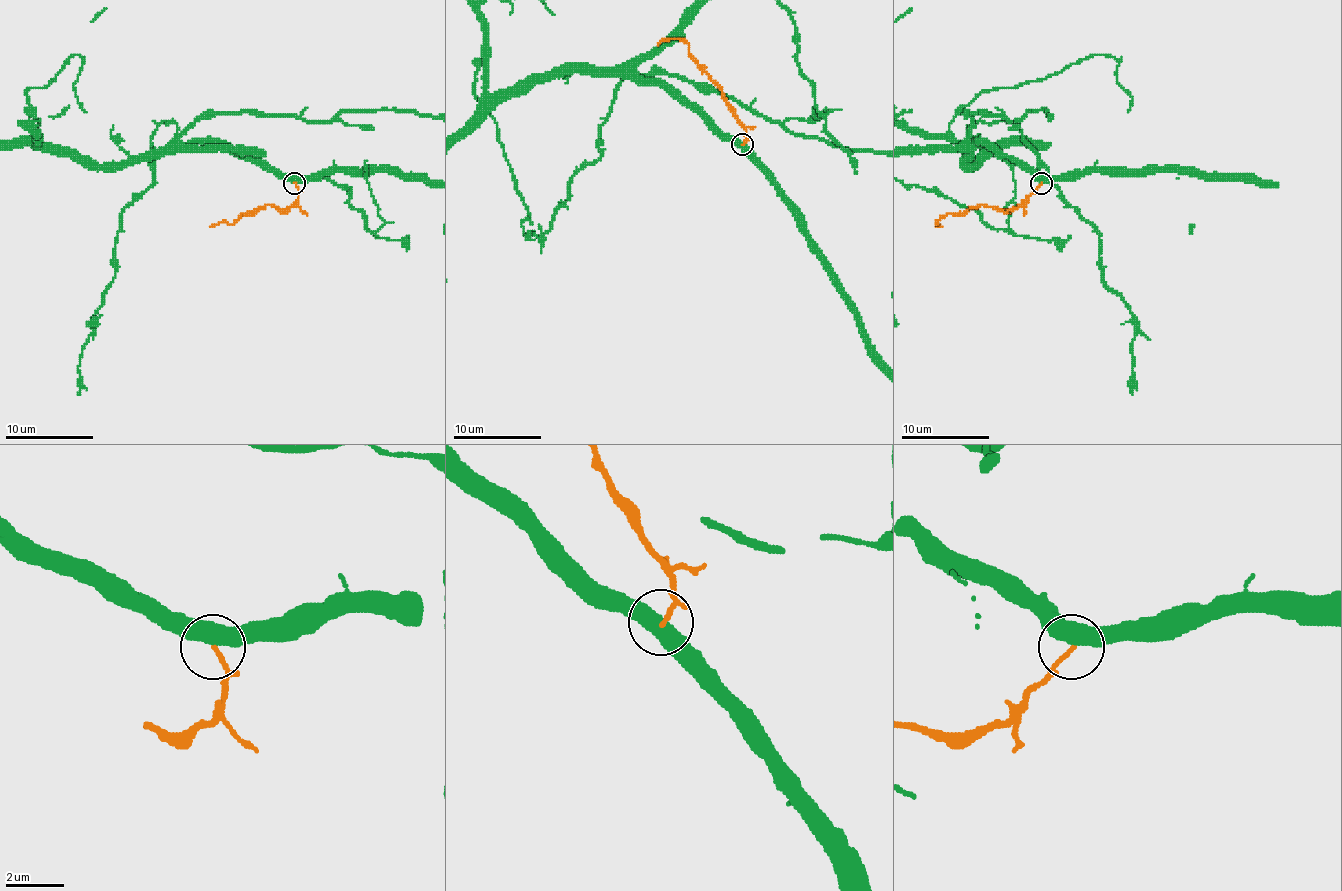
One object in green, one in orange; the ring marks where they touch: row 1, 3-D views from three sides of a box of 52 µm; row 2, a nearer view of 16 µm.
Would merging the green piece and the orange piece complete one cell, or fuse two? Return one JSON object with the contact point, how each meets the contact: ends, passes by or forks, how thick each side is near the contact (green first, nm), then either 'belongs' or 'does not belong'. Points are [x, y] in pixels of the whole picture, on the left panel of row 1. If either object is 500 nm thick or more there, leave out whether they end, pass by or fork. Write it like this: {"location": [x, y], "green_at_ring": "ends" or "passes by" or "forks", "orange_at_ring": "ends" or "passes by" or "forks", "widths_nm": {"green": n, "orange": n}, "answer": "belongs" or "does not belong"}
{"location": [294, 183], "widths_nm": {"green": 500, "orange": 140}, "answer": "does not belong"}

